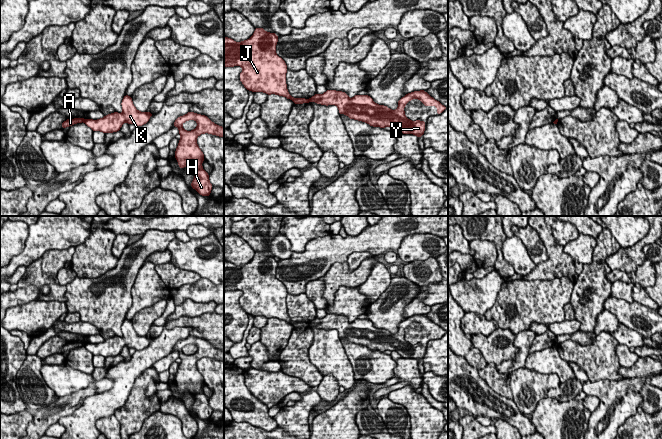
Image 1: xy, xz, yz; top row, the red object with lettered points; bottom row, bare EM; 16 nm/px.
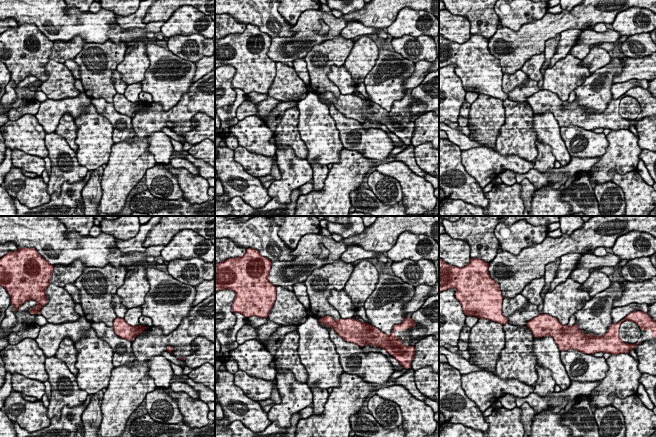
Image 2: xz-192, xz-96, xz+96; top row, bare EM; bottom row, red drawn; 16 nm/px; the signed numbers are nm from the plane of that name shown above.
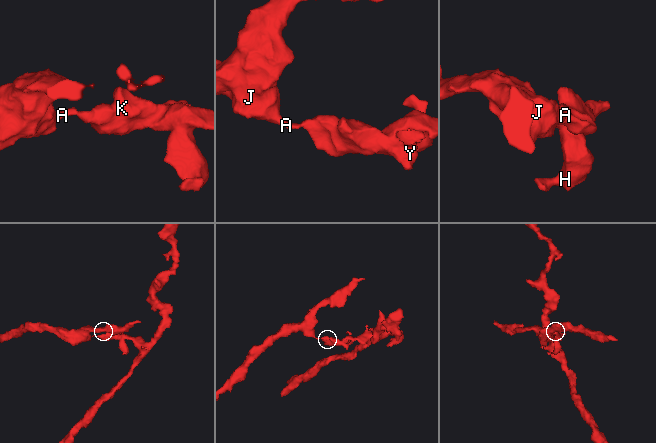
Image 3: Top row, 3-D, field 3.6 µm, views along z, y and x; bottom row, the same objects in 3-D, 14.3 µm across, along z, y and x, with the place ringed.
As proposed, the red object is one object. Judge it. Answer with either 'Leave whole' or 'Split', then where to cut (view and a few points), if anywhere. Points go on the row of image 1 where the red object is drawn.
Split. Split along xz (308, 99), (310, 101)

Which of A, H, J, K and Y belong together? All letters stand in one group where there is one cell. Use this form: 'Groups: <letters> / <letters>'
Groups: A J / H K Y

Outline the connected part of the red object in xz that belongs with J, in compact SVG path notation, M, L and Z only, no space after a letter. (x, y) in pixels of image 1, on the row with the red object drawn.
M255 28L253 35L241 42L235 42L224 36L224 68L241 66L240 81L244 87L252 92L264 92L268 95L275 94L290 99L294 104L309 103L309 99L293 98L286 84L286 72L288 70L285 61L276 54L278 35L266 32L263 28Z

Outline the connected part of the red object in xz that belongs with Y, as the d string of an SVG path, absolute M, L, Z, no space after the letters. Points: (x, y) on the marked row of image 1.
M326 90L321 95L315 94L309 100L326 106L336 105L340 115L345 114L350 119L366 122L370 126L396 127L403 134L413 134L420 138L425 131L425 121L411 121L405 116L404 107L412 99L419 99L425 106L436 106L437 114L441 114L447 108L424 90L406 94L399 99L396 110L376 104L368 95L357 94L349 98L345 92L336 90Z

